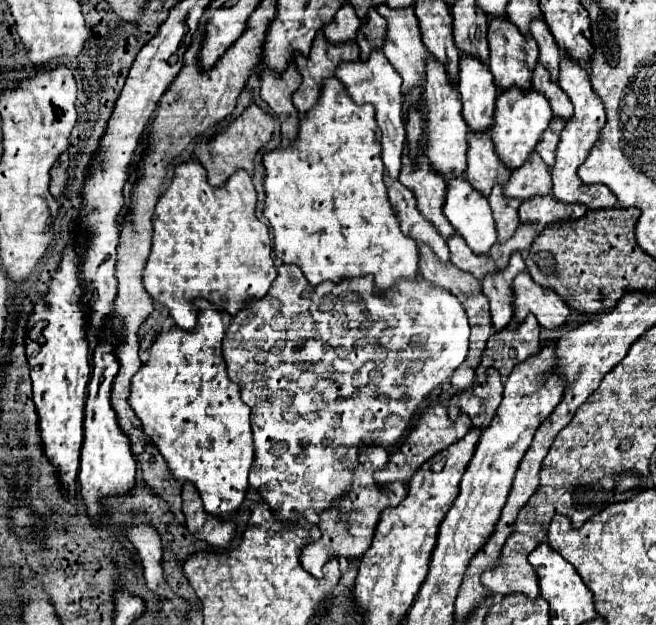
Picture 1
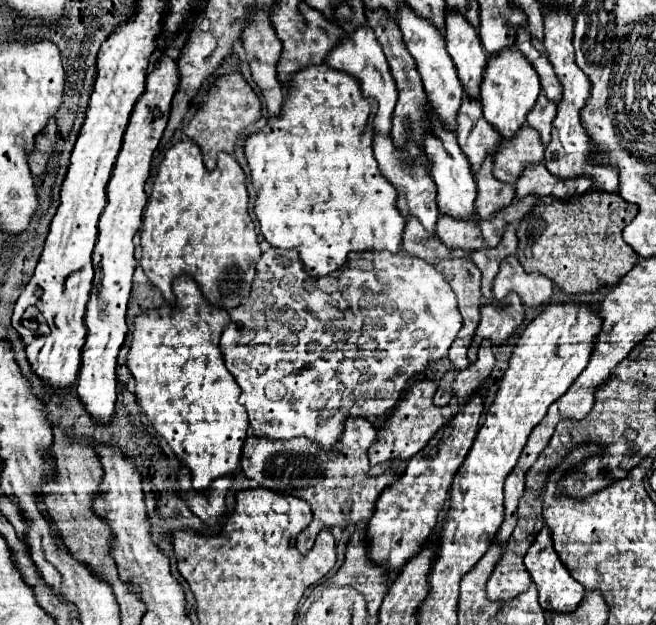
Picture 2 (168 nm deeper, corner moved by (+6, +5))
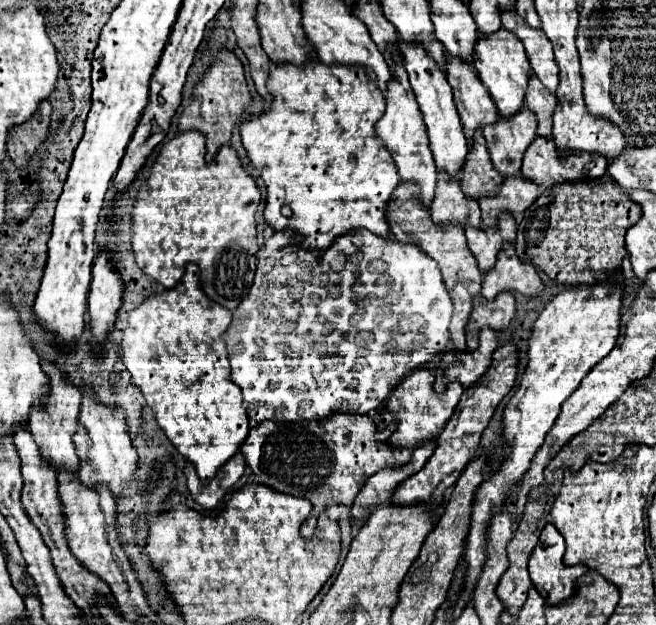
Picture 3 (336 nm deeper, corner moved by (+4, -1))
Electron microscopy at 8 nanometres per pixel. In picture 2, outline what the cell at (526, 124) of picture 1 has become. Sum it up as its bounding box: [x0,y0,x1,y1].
[480,47,540,137]

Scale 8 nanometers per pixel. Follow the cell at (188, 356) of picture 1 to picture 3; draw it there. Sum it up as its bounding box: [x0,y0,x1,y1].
[122,263,250,483]

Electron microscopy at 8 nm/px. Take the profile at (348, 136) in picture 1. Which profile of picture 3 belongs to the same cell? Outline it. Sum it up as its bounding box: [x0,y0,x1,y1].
[240,59,400,251]

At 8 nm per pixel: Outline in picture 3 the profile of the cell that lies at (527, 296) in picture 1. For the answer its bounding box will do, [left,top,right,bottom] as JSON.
[482,243,544,299]

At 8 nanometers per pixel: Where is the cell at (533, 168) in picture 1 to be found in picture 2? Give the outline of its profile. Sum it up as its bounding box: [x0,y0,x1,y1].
[494,125,544,183]

